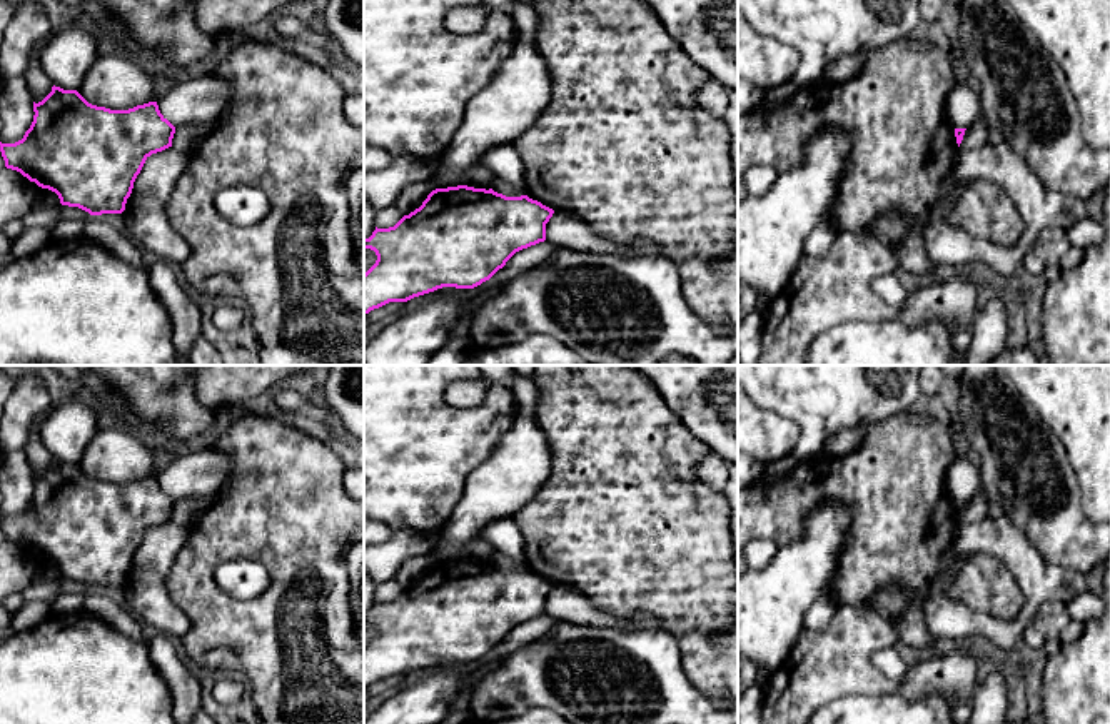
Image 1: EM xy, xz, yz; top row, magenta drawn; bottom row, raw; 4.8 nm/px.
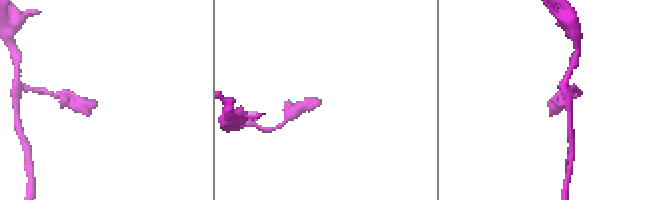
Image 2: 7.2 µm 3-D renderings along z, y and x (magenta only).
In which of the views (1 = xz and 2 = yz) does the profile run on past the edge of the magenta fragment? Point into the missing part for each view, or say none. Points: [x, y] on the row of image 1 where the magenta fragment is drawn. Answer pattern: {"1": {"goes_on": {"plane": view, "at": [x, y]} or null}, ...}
{"1": {"goes_on": null}, "2": {"goes_on": null}}

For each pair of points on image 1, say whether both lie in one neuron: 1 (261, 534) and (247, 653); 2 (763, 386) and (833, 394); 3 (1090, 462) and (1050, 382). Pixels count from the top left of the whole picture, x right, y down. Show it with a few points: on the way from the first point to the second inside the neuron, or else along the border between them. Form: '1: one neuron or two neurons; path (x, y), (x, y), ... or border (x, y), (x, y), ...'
1: one neuron; path (279, 564), (279, 593), (272, 623)
2: one neuron; path (780, 386), (817, 386)
3: one neuron; path (1090, 442), (1090, 422), (1070, 402)

